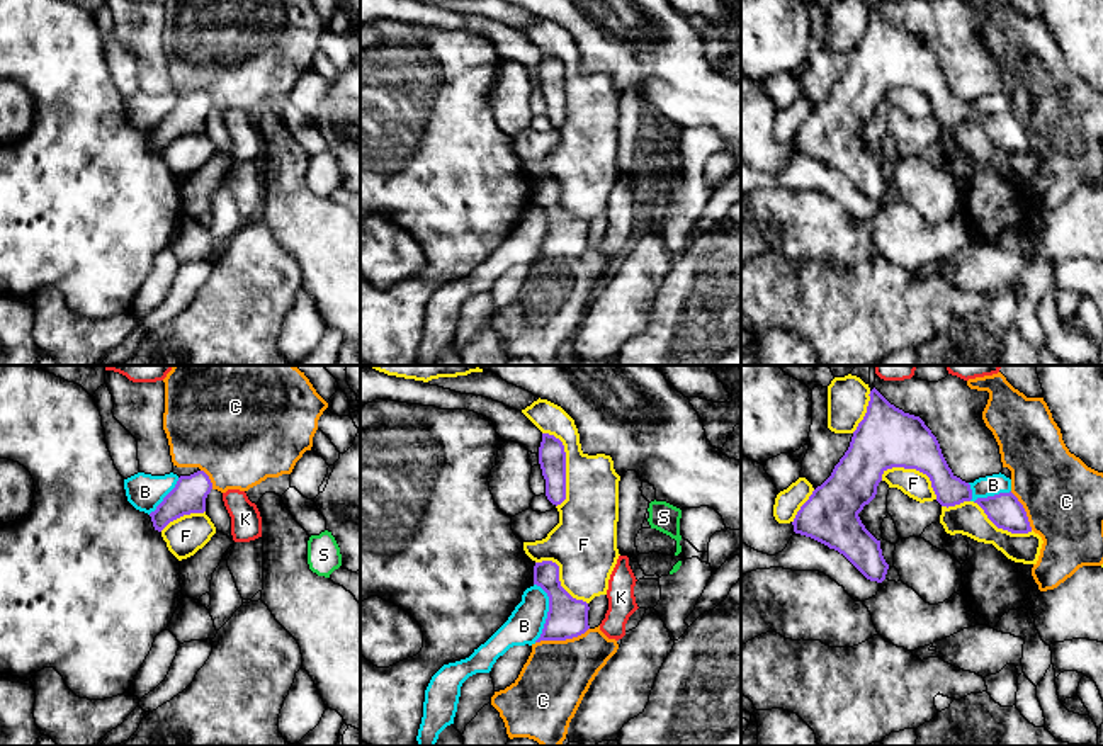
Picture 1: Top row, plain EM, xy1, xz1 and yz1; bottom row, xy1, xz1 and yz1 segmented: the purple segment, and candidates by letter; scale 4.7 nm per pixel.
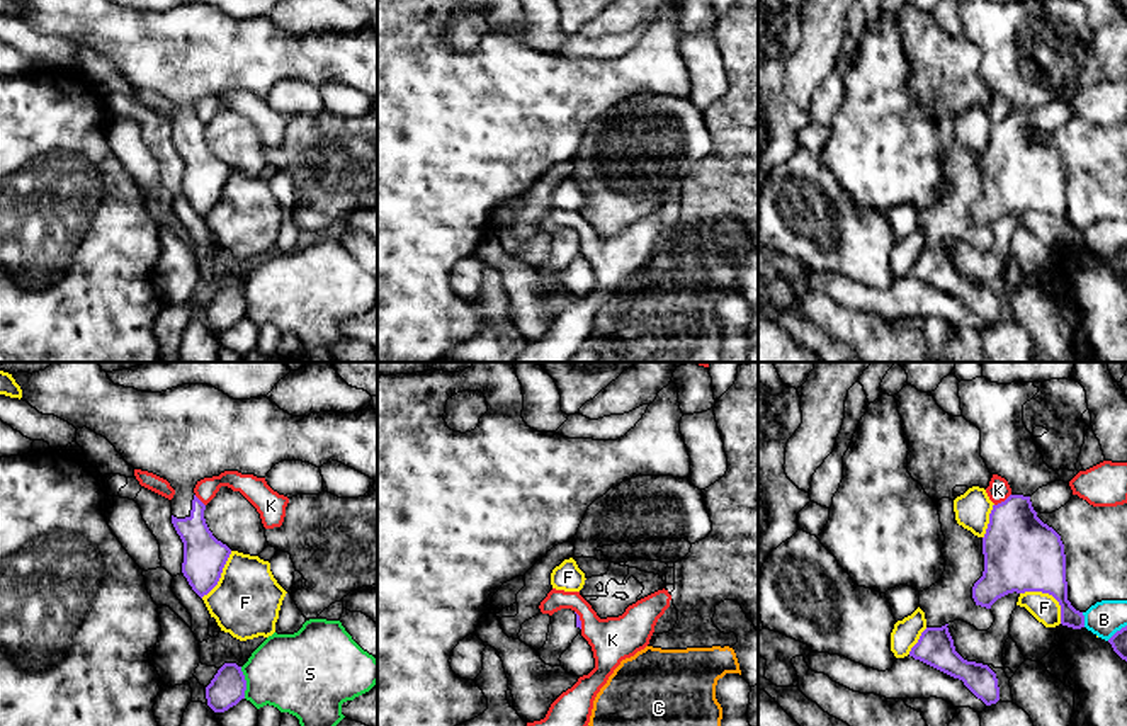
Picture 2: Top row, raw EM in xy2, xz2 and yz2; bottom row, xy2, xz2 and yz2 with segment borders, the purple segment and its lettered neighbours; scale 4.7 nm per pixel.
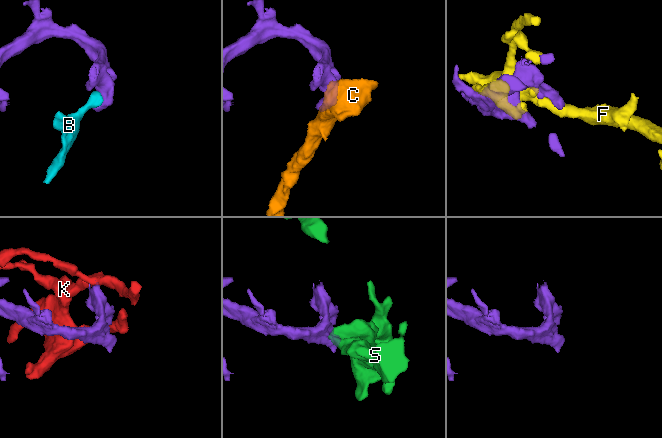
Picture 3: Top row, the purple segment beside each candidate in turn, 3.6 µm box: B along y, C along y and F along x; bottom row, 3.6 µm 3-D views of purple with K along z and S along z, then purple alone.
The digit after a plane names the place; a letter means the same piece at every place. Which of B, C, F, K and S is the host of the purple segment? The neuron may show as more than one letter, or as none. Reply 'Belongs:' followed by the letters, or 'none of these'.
Belongs: none of these

